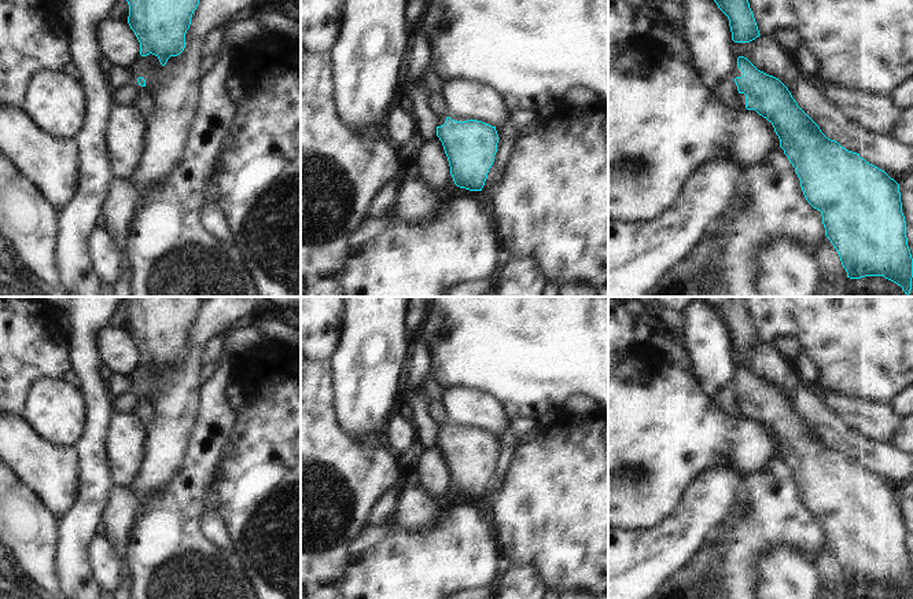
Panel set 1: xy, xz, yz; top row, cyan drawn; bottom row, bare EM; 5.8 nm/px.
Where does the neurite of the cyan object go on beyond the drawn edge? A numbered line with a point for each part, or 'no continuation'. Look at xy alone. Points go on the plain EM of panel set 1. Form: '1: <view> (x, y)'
no continuation

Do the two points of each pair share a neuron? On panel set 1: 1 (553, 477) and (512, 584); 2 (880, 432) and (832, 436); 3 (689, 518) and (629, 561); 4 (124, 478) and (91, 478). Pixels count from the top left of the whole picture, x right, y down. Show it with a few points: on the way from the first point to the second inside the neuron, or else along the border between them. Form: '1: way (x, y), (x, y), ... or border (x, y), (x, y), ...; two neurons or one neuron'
1: border (507, 562), (529, 561), (544, 584); two neurons
2: border (835, 414), (846, 425), (868, 438), (890, 445); two neurons
3: way (674, 533), (650, 558), (644, 559); one neuron
4: border (103, 447), (107, 455), (109, 478), (113, 484); two neurons

